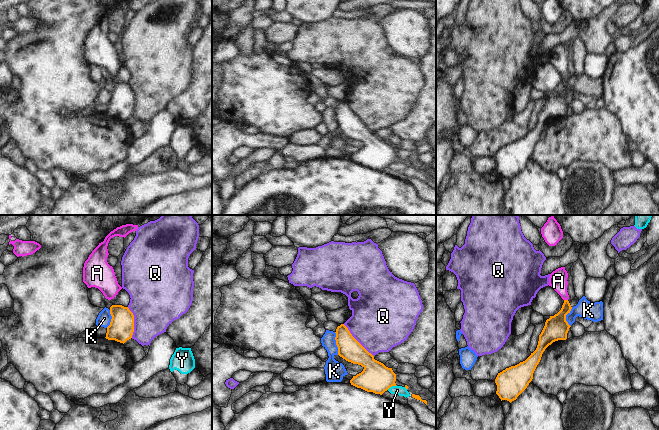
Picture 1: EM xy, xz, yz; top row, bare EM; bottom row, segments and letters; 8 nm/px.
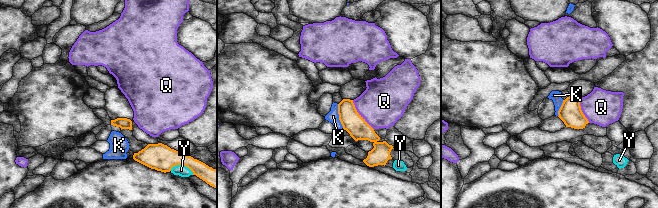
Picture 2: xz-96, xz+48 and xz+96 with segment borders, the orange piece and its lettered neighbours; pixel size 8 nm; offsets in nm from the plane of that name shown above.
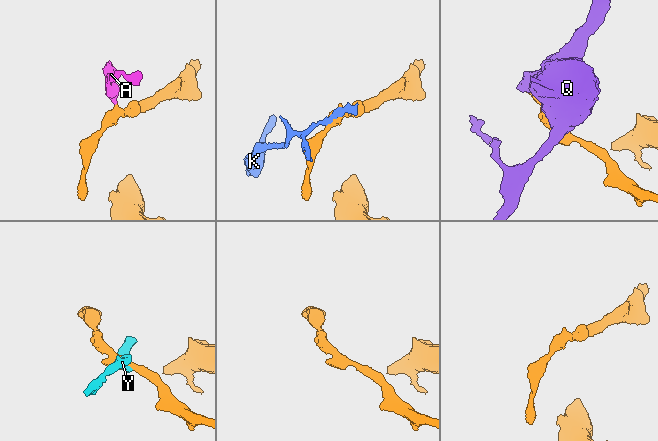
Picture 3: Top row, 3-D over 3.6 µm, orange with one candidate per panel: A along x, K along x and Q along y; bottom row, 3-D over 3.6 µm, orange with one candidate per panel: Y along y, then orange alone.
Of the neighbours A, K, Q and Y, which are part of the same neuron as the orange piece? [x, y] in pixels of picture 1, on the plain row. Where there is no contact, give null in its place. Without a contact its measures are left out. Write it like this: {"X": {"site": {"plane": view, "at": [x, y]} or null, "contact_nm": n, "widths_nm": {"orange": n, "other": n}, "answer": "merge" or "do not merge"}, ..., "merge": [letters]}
{"A": {"site": {"plane": "yz", "at": [566, 76]}, "contact_nm": 30, "widths_nm": {"orange": 190, "other": 140}, "answer": "merge"}, "K": {"site": {"plane": "xz", "at": [336, 119]}, "contact_nm": 190, "widths_nm": {"orange": 180, "other": 150}, "answer": "do not merge"}, "Q": {"site": {"plane": "xz", "at": [356, 116]}, "contact_nm": 360, "widths_nm": {"orange": 180, "other": 480}, "answer": "do not merge"}, "Y": {"site": {"plane": "xz", "at": [391, 162]}, "contact_nm": 90, "widths_nm": {"orange": 240, "other": 80}, "answer": "do not merge"}, "merge": ["A"]}

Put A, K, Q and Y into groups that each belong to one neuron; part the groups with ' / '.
A / K / Q / Y

